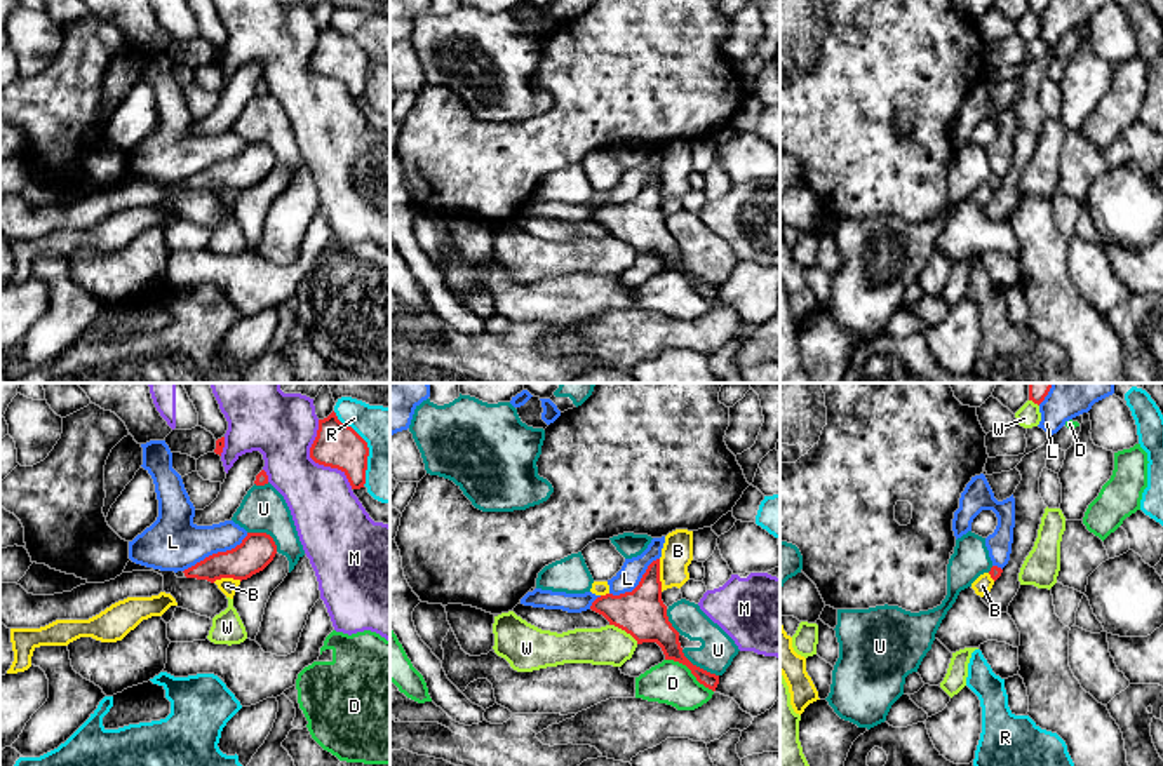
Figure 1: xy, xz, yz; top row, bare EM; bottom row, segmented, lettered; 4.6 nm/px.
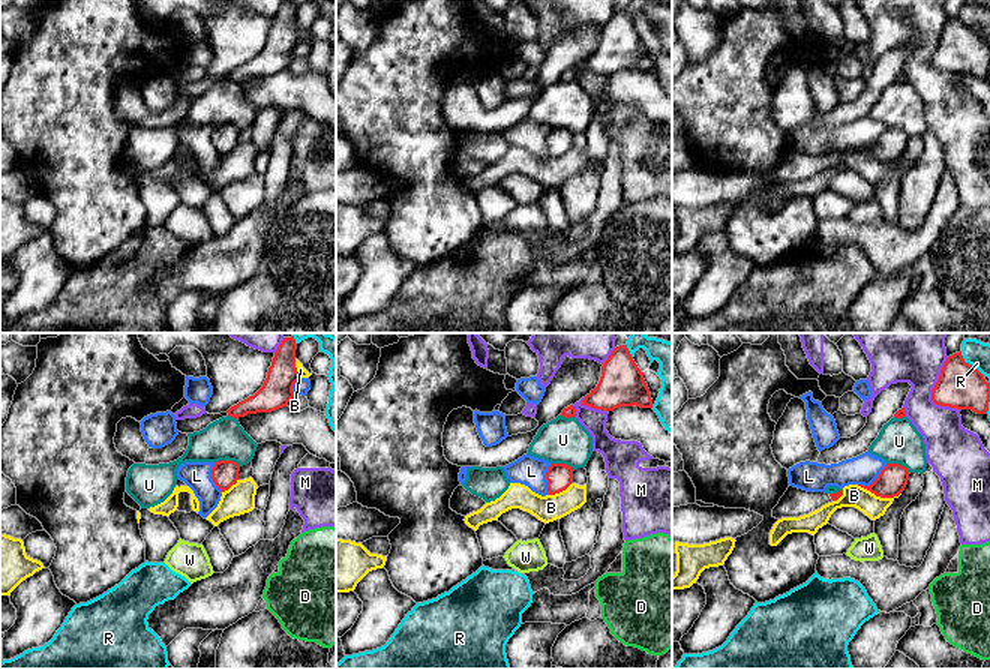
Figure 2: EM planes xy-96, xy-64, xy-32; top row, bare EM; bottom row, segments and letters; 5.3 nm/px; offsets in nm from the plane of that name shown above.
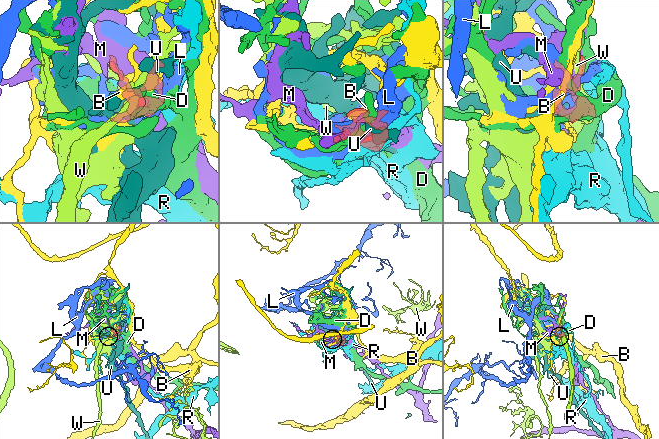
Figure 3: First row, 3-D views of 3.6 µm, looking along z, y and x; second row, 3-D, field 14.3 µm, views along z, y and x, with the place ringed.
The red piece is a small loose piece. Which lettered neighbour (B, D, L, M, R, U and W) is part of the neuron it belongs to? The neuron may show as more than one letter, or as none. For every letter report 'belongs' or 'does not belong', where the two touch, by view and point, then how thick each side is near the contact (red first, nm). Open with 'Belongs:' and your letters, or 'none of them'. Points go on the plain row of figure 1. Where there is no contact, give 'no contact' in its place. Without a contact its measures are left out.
Belongs: none of them
B: does not belong; contact xz (658, 185); calibres 220 and 140 nm
D: does not belong; contact xz (690, 279); calibres 140 and 200 nm
L: does not belong; contact xy (218, 162); calibres 160 and 260 nm
M: does not belong; contact xy (315, 72); calibres 200 and 320 nm
R: does not belong; contact xy (366, 56); calibres 200 and 220 nm
U: does not belong; contact xz (699, 277); calibres 120 and 160 nm
W: does not belong; contact xz (624, 239); calibres 220 and 180 nm

